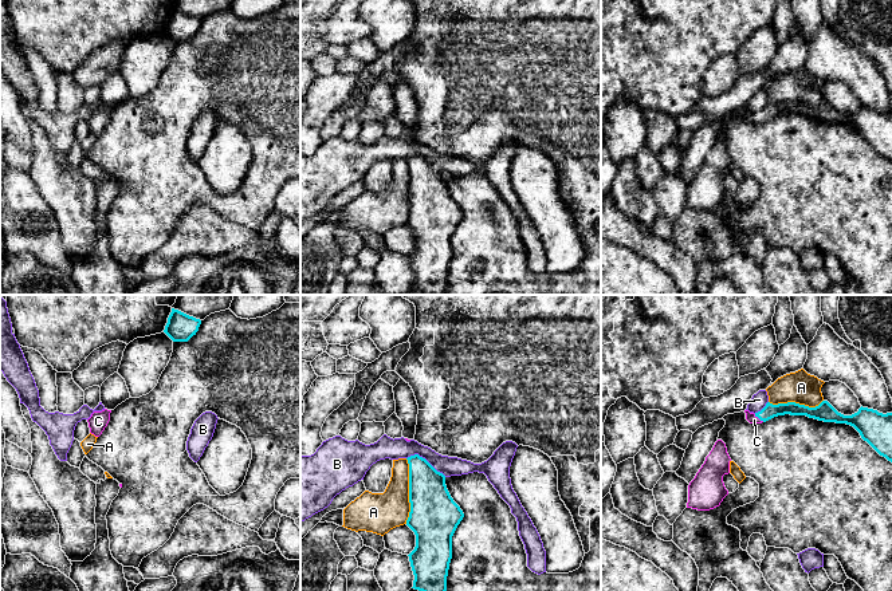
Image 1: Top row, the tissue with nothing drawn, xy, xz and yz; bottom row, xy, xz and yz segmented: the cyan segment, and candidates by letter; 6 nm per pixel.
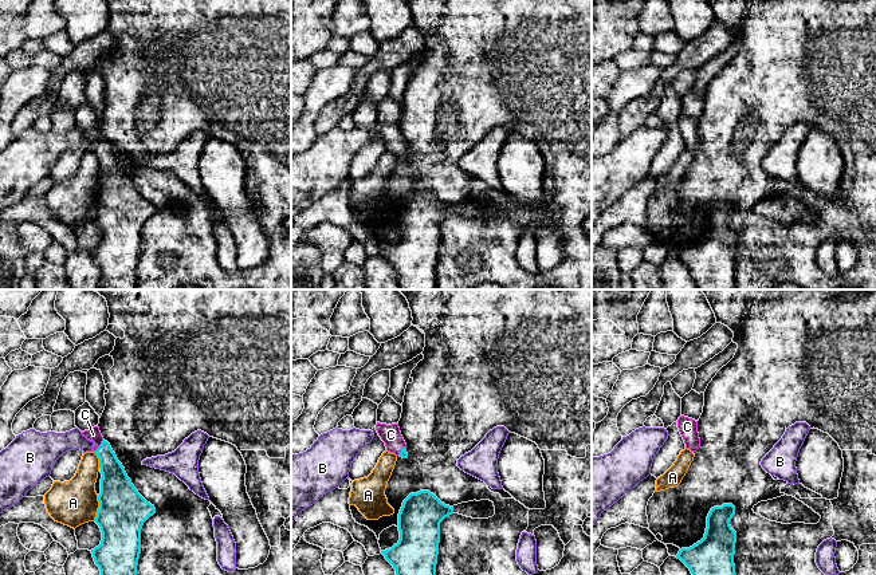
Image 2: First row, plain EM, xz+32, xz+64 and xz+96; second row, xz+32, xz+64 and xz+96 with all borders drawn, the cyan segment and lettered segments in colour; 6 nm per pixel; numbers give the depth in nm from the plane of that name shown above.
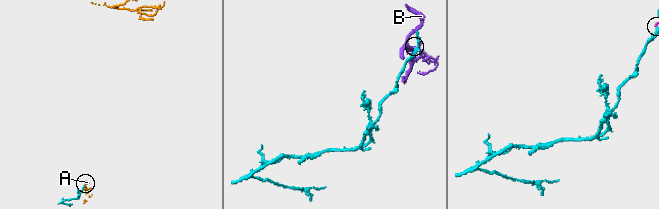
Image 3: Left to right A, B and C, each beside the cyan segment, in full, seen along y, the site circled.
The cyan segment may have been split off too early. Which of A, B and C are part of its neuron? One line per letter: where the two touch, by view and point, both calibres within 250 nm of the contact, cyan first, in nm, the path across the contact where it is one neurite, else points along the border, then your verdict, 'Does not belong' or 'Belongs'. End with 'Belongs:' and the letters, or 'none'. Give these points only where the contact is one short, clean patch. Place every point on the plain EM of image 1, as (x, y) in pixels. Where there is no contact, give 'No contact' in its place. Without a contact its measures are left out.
A: Touches cyan at xz (409, 190). Thickness 300 nm (cyan) against 240 nm. Does not belong
B: Touches cyan at xz (425, 160). Thickness 240 nm (cyan) against 130 nm. Boundary: xz (407, 157), (419, 154), (446, 176). Does not belong
C: Touches cyan at yz (759, 118). Thickness 90 nm (cyan) against 60 nm. Path across: yz (770, 110), (759, 118), (750, 117). Belongs
Belongs: C

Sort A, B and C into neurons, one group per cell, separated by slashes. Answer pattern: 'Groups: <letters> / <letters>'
Groups: A / B / C

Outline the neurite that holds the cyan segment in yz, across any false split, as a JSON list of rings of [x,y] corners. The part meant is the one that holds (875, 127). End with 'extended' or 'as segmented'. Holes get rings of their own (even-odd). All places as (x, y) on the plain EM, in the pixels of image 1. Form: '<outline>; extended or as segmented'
[[[822,101],[816,107],[809,107],[795,102],[773,105],[770,102],[758,111],[744,110],[750,123],[762,123],[778,115],[806,115],[824,122],[846,123],[853,126],[880,155],[892,162],[892,113],[879,113],[877,110],[860,107],[852,115],[838,113],[828,101]]]; extended

